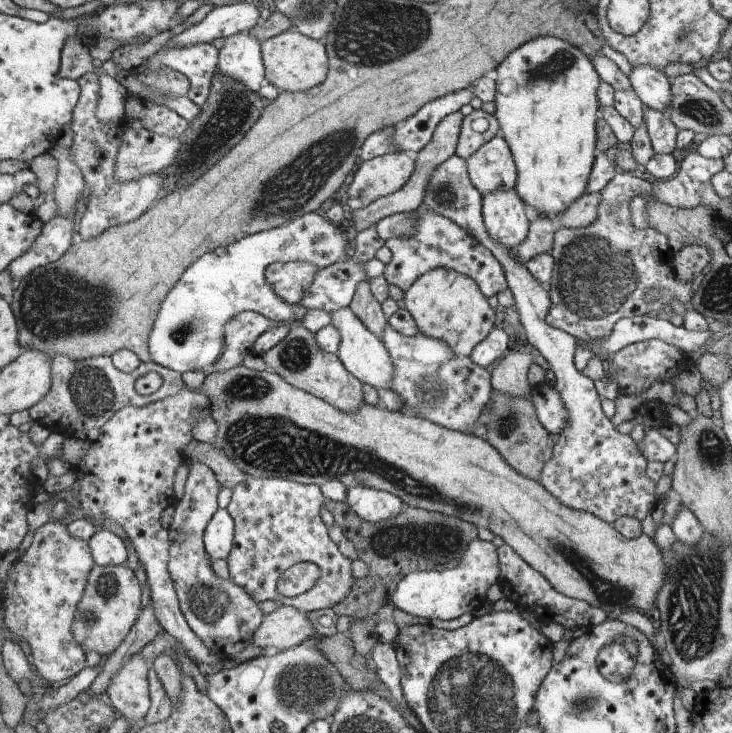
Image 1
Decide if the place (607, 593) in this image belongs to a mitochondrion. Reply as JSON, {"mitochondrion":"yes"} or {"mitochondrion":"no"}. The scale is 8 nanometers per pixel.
{"mitochondrion":"yes"}

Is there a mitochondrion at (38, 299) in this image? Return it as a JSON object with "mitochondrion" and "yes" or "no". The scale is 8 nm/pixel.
{"mitochondrion":"yes"}

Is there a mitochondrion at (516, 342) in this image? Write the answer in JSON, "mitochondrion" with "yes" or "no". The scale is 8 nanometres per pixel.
{"mitochondrion":"no"}

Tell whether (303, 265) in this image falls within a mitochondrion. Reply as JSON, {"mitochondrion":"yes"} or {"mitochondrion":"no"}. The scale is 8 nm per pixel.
{"mitochondrion":"no"}

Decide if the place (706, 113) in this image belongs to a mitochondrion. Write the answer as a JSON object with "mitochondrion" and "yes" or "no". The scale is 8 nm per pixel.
{"mitochondrion":"yes"}

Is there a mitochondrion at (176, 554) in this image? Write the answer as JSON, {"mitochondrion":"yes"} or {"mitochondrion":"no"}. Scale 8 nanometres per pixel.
{"mitochondrion":"no"}

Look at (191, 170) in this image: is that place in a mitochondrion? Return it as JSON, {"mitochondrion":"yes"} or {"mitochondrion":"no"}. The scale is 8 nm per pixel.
{"mitochondrion":"no"}

